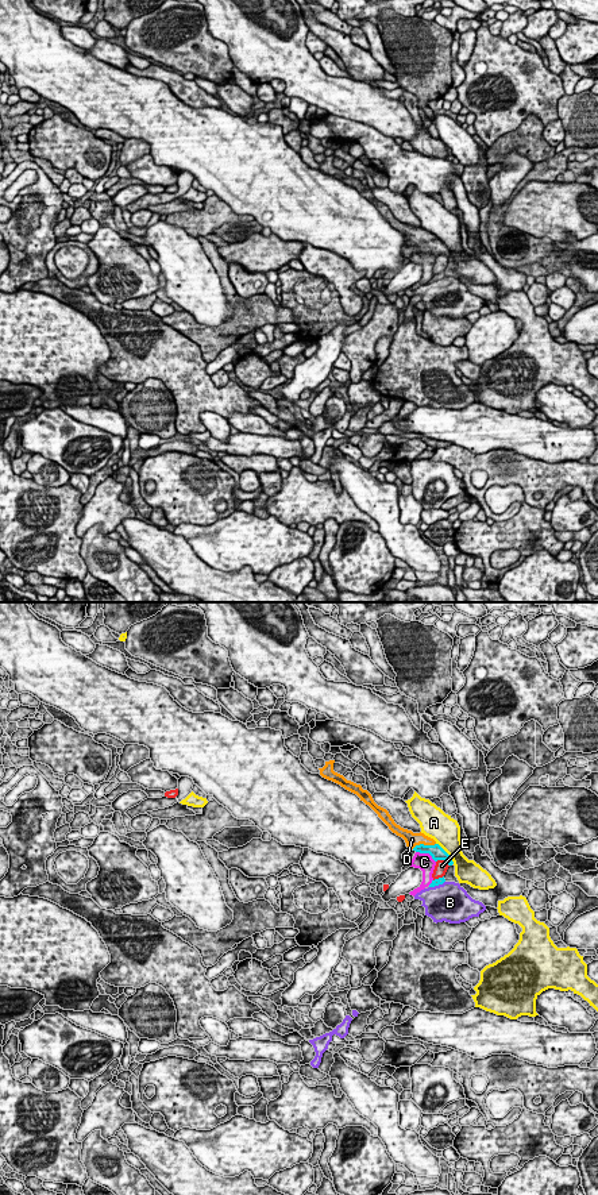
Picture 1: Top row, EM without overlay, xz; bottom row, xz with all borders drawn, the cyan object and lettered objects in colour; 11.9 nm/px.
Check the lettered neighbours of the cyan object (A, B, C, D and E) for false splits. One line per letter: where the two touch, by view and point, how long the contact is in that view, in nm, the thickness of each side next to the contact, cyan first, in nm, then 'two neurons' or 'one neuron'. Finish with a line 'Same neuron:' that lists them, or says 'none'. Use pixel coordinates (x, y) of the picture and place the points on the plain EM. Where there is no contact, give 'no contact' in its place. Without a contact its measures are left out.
A: meets cyan in xz at (447, 249); contact 340 nm long; 160 nm thick on the cyan side, 320 nm on the other; two neurons
B: meets cyan in xz at (436, 280); contact 200 nm long; 90 nm thick on the cyan side, 460 nm on the other; two neurons
C: meets cyan in xz at (427, 247); contact 280 nm long; 160 nm thick on the cyan side, 200 nm on the other; two neurons
D: meets cyan in xz at (423, 239); contact 300 nm long; 160 nm thick on the cyan side, 160 nm on the other; one neuron
E: meets cyan in xz at (443, 254); contact 170 nm long; 160 nm thick on the cyan side, 160 nm on the other; two neurons
Same neuron: D

